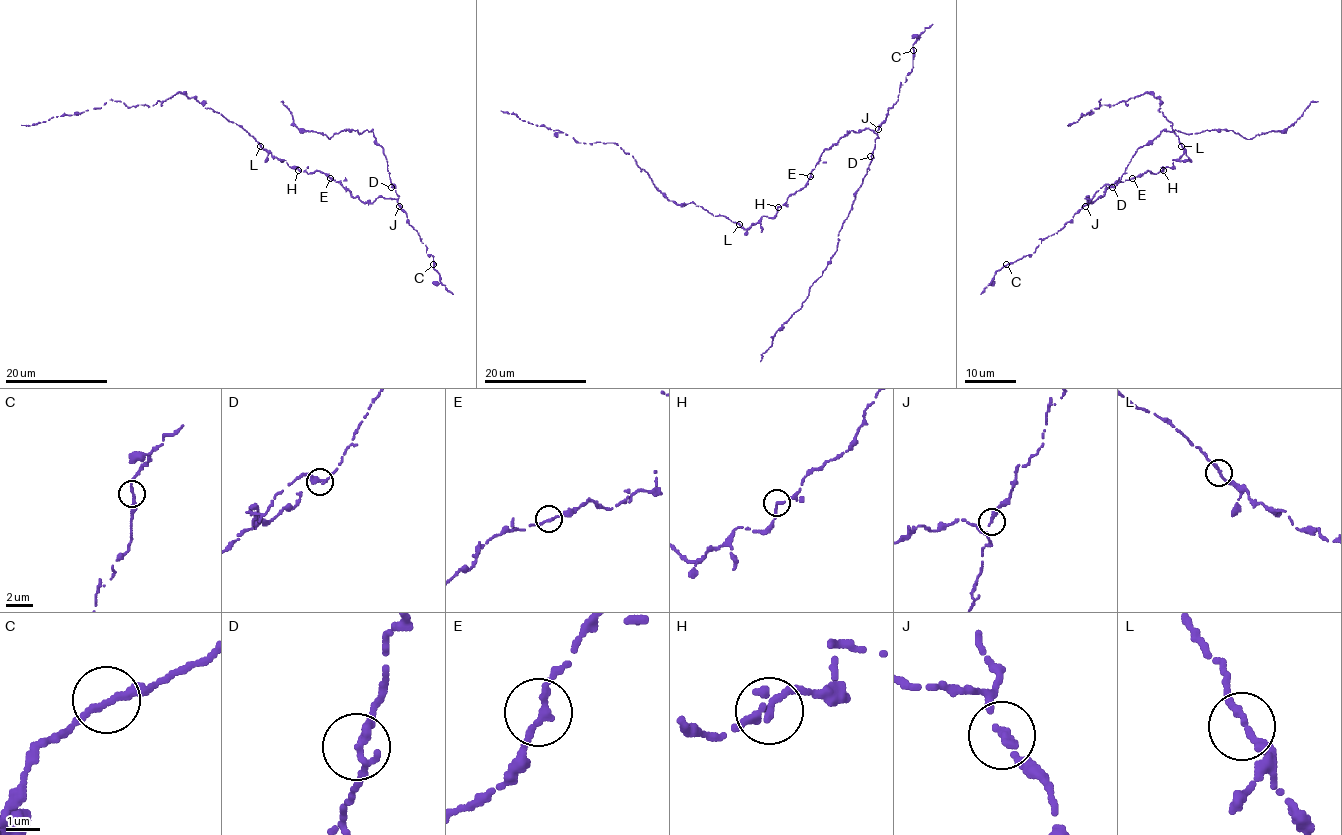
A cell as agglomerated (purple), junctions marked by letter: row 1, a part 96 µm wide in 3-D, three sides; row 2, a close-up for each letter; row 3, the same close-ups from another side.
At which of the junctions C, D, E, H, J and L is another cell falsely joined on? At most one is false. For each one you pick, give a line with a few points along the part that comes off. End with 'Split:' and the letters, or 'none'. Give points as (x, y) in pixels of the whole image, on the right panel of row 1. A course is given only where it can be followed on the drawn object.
Split: none

